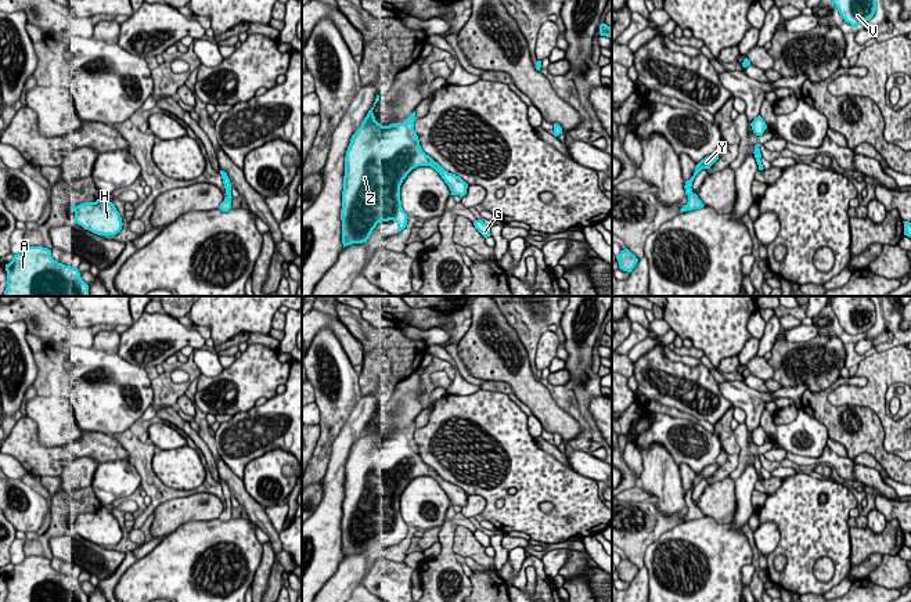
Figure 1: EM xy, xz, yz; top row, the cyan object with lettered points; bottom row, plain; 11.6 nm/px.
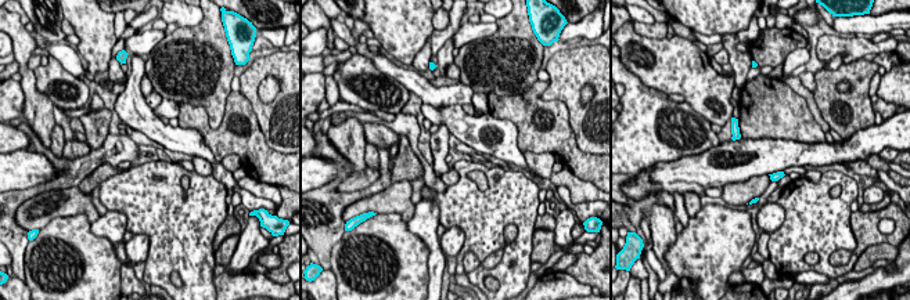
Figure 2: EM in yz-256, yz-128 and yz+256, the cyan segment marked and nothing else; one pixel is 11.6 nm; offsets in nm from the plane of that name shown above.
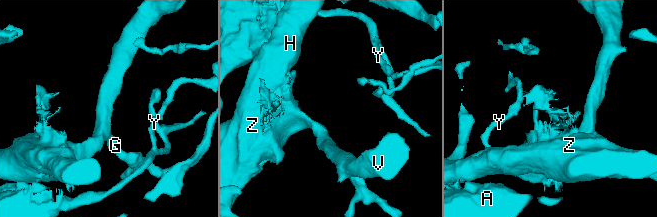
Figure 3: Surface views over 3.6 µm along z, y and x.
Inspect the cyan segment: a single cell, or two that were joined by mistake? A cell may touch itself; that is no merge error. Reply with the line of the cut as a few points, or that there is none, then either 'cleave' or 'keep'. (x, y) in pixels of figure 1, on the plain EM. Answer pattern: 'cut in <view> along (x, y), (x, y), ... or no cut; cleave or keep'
cut in yz along (692, 503), (688, 509); cleave

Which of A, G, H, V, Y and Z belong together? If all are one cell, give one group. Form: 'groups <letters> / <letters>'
groups A / G H V Y Z

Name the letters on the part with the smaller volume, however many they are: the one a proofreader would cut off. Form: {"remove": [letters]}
{"remove": ["A"]}

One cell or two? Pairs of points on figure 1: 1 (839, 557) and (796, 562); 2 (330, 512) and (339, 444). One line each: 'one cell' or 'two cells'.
1: one cell
2: one cell

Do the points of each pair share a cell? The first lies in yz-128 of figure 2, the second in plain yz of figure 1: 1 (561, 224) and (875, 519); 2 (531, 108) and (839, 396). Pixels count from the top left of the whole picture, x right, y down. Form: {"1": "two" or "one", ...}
{"1": "one", "2": "two"}

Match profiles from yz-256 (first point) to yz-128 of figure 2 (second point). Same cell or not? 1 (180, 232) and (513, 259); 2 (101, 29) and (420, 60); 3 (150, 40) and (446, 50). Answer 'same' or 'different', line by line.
1: same
2: different
3: different

